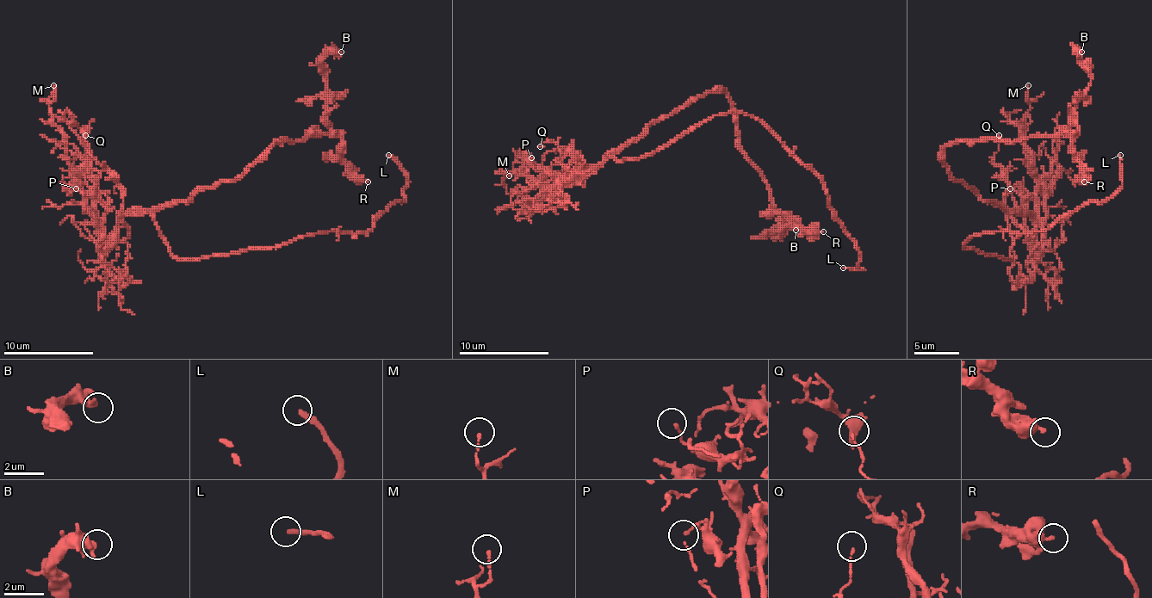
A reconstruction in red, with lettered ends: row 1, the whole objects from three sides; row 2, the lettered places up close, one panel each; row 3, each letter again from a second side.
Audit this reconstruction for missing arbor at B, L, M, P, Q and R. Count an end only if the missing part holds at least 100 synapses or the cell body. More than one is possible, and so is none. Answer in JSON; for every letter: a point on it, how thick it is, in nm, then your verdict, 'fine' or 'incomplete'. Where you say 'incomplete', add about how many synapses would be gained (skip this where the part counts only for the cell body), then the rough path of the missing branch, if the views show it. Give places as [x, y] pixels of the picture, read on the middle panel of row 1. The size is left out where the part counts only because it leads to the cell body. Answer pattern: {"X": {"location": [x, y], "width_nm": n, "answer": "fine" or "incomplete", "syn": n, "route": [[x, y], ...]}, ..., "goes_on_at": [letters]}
{"B": {"location": [795, 230], "width_nm": 440, "answer": "fine"}, "L": {"location": [843, 268], "width_nm": 260, "answer": "incomplete", "route": [[843, 268], [832, 268], [791, 312], [756, 329], [702, 326]]}, "M": {"location": [509, 175], "width_nm": 140, "answer": "fine"}, "P": {"location": [531, 157], "width_nm": 140, "answer": "fine"}, "Q": {"location": [540, 146], "width_nm": 100, "answer": "fine"}, "R": {"location": [823, 231], "width_nm": 260, "answer": "fine"}, "goes_on_at": ["L"]}

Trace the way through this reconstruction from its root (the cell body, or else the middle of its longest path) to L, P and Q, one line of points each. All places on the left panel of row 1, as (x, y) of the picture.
L: (157, 225), (179, 258), (229, 255), (330, 231), (363, 233), (404, 200), (406, 173), (388, 155)
P: (157, 225), (150, 213), (127, 213), (119, 222), (119, 233), (103, 249), (105, 204), (85, 184), (76, 188)
Q: (157, 225), (150, 213), (127, 213), (119, 238), (127, 236), (123, 188), (87, 153), (85, 135)

